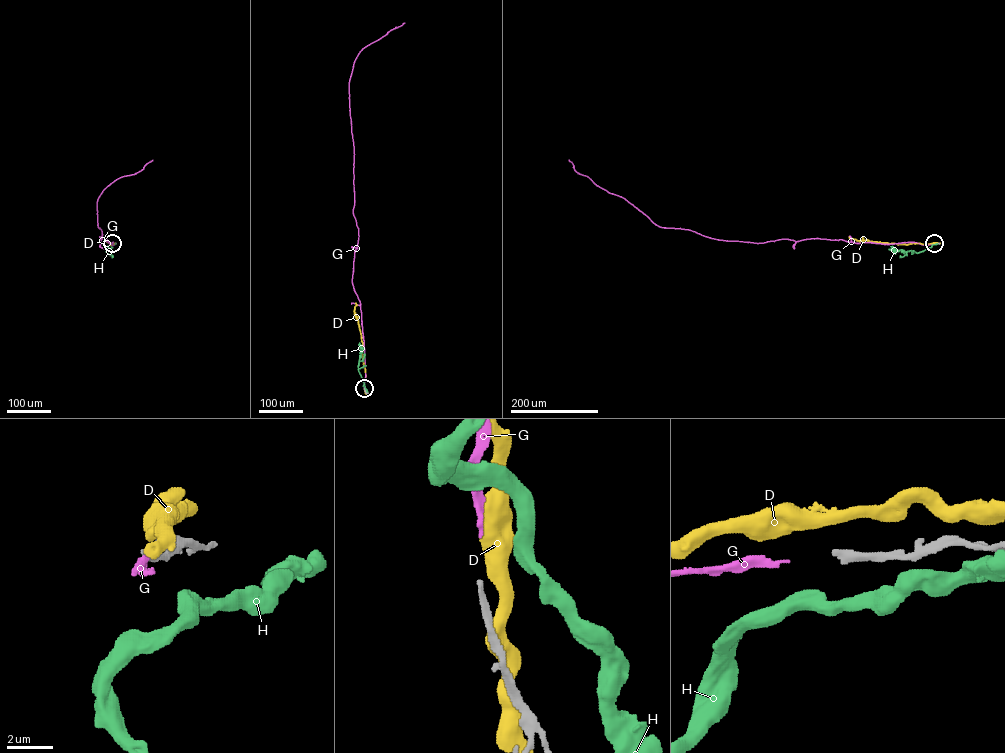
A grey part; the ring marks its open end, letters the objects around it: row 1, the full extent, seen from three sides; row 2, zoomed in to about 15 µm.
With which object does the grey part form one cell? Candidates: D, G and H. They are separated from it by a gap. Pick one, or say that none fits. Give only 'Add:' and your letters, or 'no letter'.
Add: G

